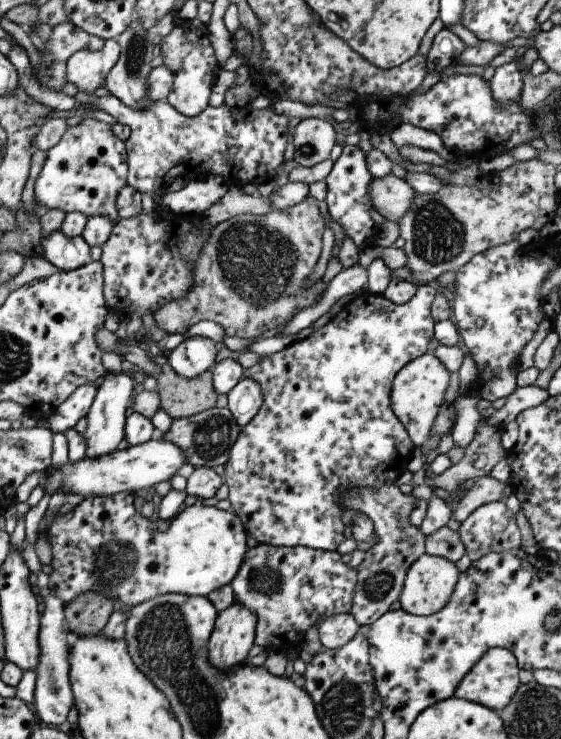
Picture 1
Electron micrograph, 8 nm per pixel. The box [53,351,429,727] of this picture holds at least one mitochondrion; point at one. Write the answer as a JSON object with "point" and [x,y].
{"point":[112,565]}

